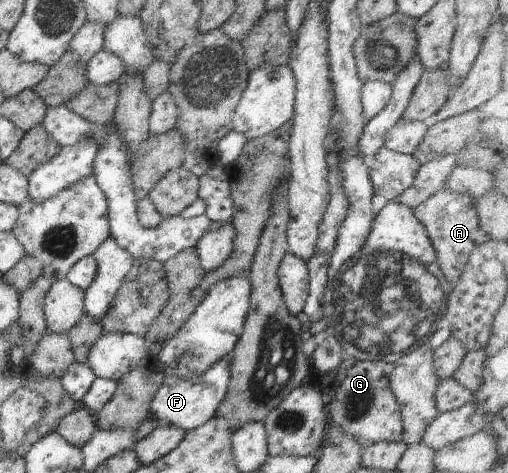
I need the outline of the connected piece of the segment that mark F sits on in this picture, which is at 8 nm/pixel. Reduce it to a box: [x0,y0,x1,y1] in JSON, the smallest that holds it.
[148,355,231,432]

